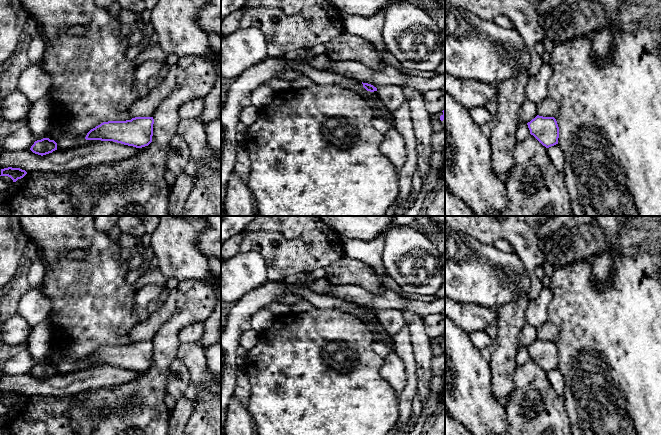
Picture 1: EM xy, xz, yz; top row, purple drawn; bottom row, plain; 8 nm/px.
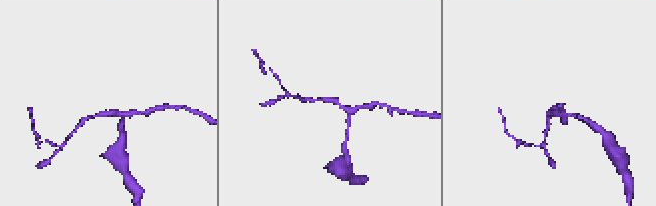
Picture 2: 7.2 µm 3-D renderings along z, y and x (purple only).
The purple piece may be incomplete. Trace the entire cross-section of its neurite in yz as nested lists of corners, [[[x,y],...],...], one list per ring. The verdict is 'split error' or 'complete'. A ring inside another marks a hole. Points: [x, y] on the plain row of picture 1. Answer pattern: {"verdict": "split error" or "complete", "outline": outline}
{"verdict": "complete", "outline": [[[537,339],[534,343],[528,346],[527,349],[530,358],[546,372],[558,368],[559,351],[554,341]]]}

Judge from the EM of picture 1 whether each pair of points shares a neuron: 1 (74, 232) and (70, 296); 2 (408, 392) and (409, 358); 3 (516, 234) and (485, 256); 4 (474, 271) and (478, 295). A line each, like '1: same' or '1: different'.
1: same
2: same
3: different
4: same

